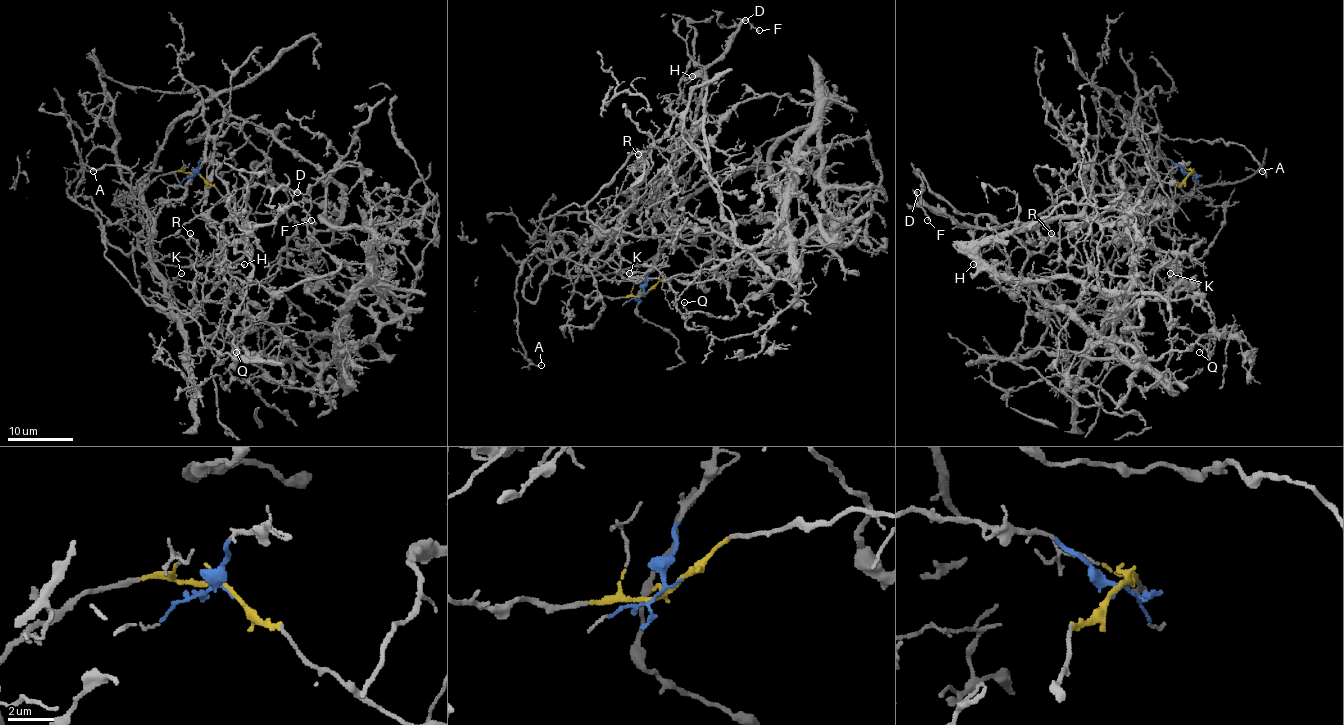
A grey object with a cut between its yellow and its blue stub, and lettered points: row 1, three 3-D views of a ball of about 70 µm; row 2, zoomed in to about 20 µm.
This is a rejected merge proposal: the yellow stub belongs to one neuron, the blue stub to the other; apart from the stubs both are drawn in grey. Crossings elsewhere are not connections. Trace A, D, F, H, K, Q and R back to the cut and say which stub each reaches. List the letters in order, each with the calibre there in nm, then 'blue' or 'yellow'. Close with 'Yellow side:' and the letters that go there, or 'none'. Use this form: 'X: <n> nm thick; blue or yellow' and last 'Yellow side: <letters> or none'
A: 120 nm thick; yellow
D: 100 nm thick; blue
F: 110 nm thick; blue
H: 130 nm thick; yellow
K: 70 nm thick; yellow
Q: 120 nm thick; yellow
R: 130 nm thick; yellow
Yellow side: A, H, K, Q, R

